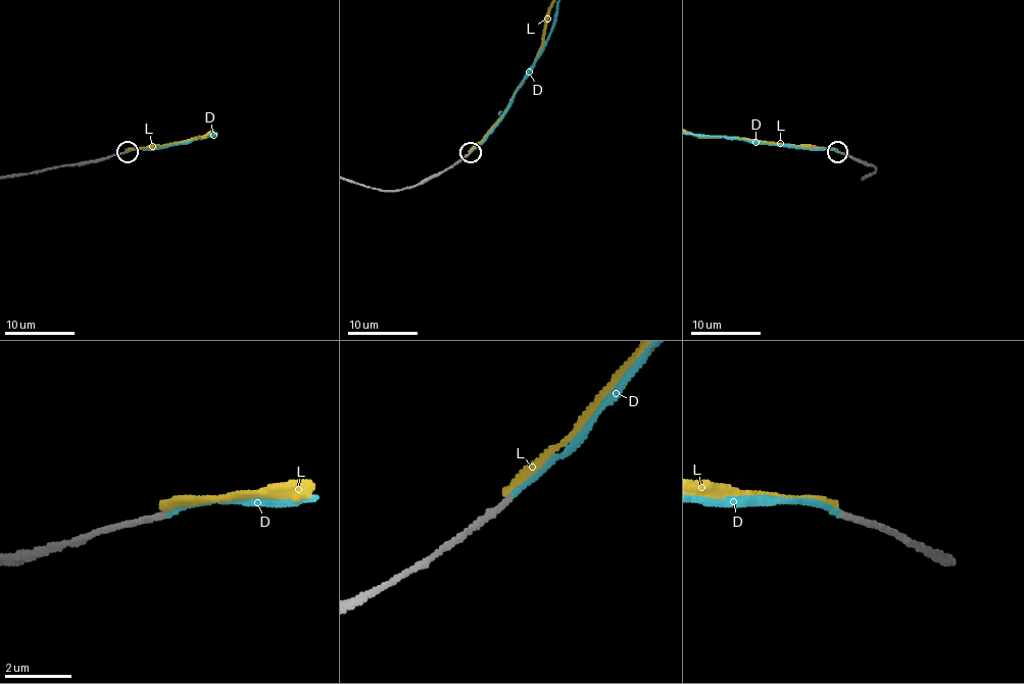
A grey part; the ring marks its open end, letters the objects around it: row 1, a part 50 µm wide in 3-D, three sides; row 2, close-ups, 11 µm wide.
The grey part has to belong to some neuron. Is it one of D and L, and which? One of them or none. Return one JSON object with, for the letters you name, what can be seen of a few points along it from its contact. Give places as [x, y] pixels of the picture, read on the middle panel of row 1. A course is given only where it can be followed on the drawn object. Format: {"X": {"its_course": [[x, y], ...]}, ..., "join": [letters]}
{"join": ["D"]}

